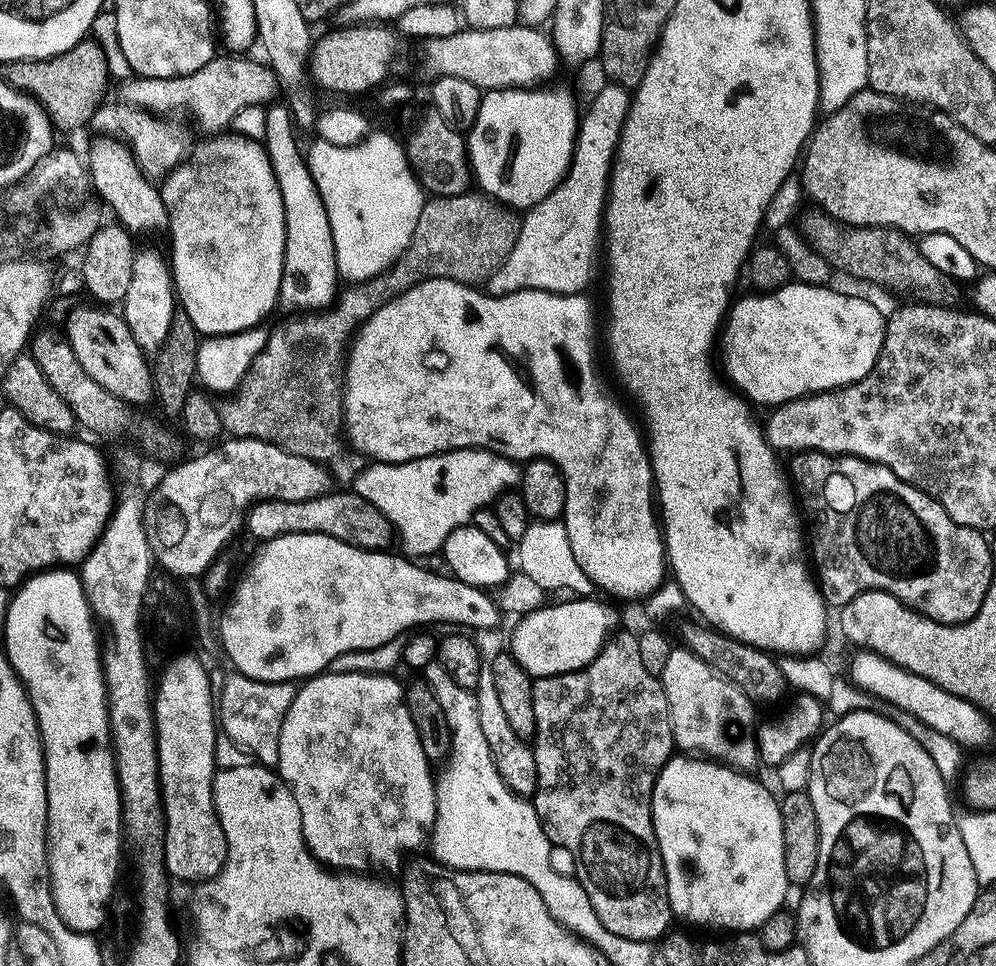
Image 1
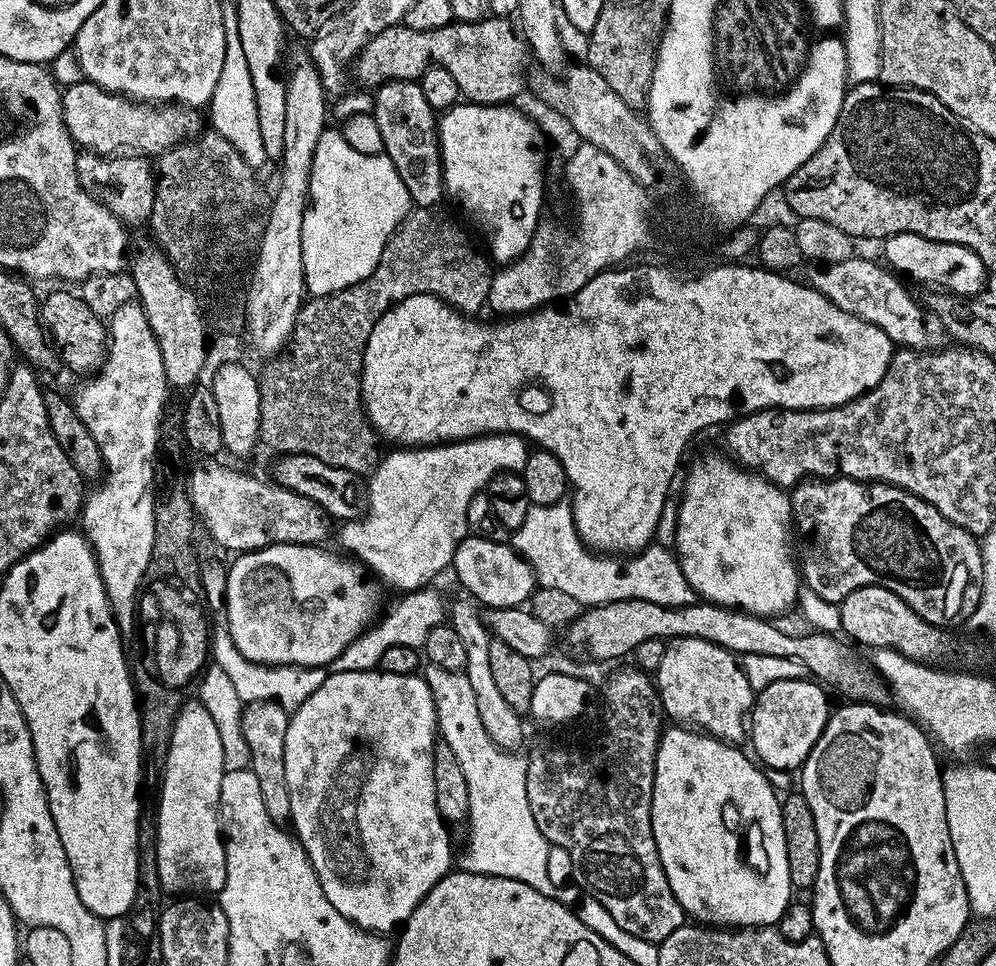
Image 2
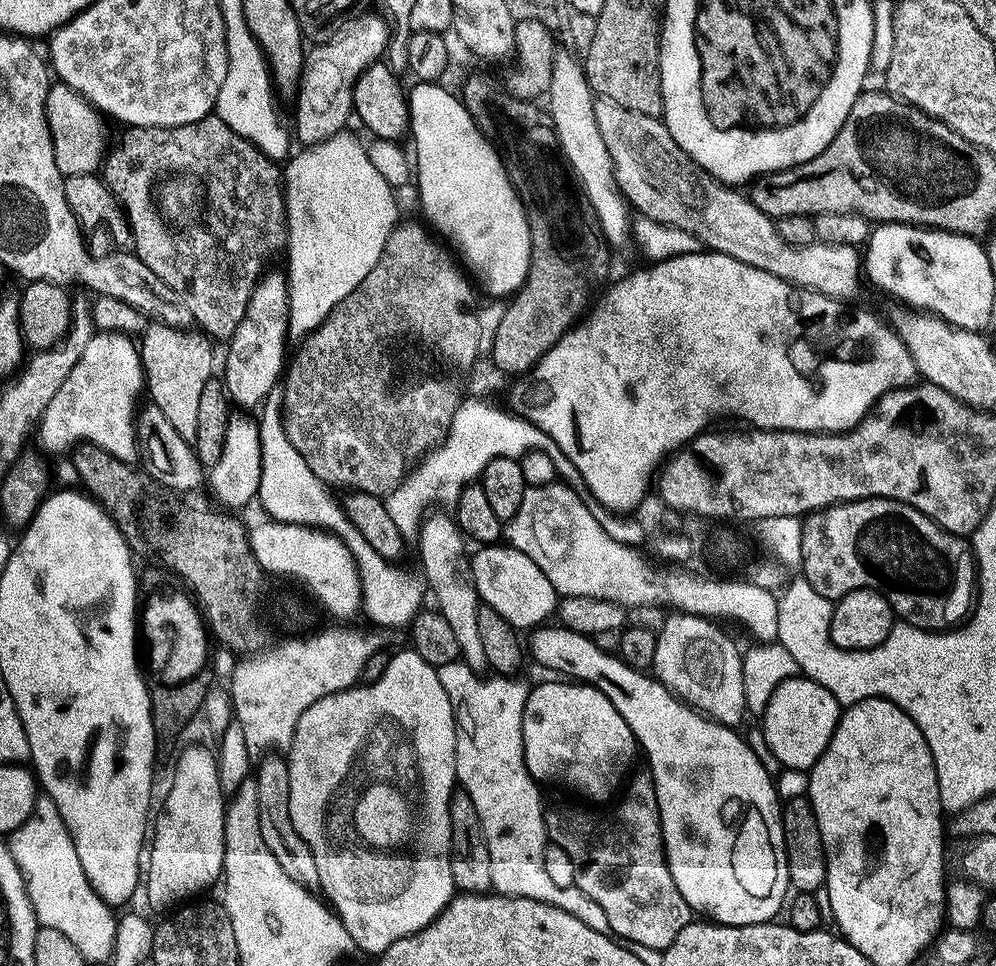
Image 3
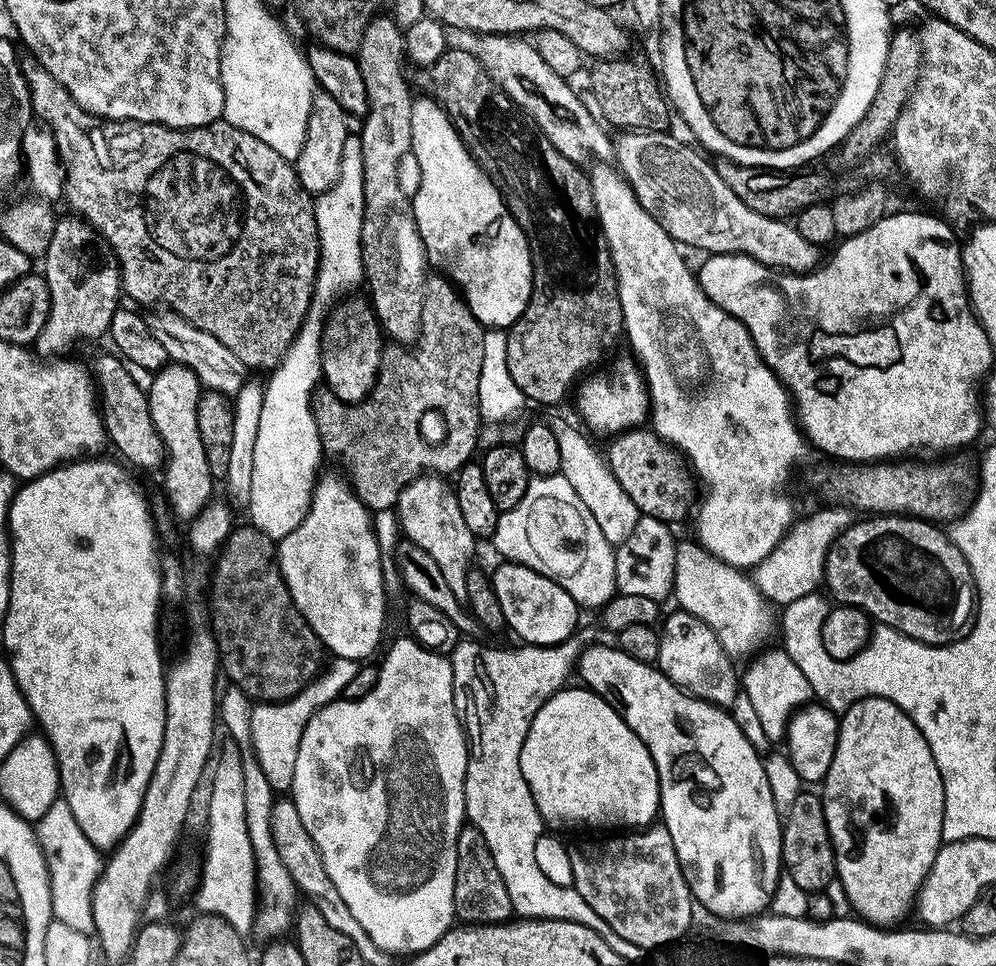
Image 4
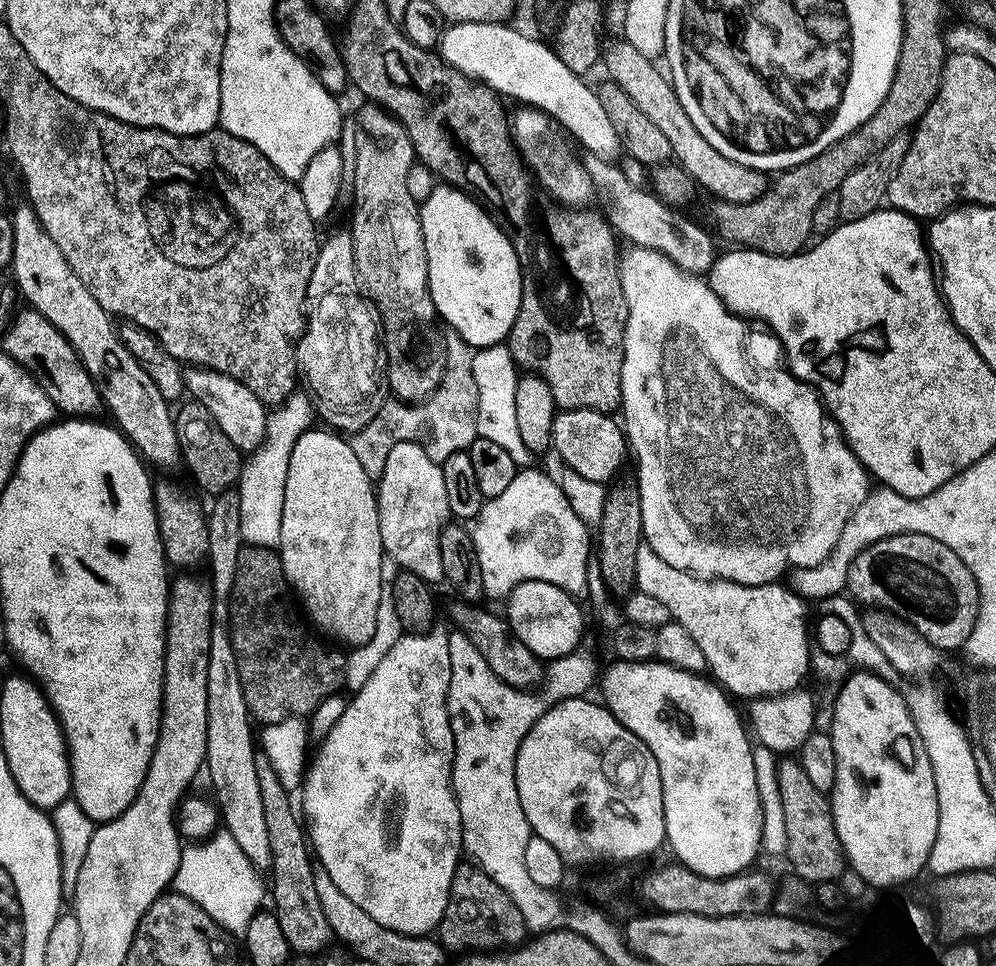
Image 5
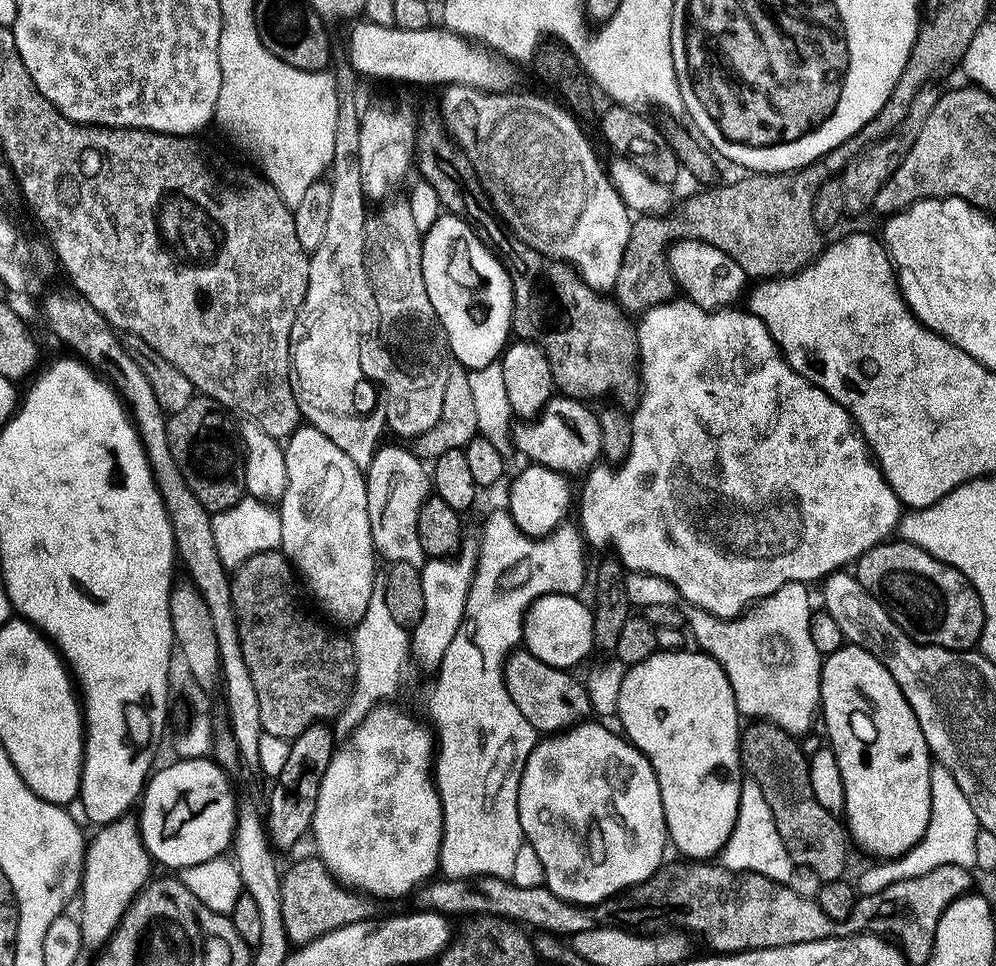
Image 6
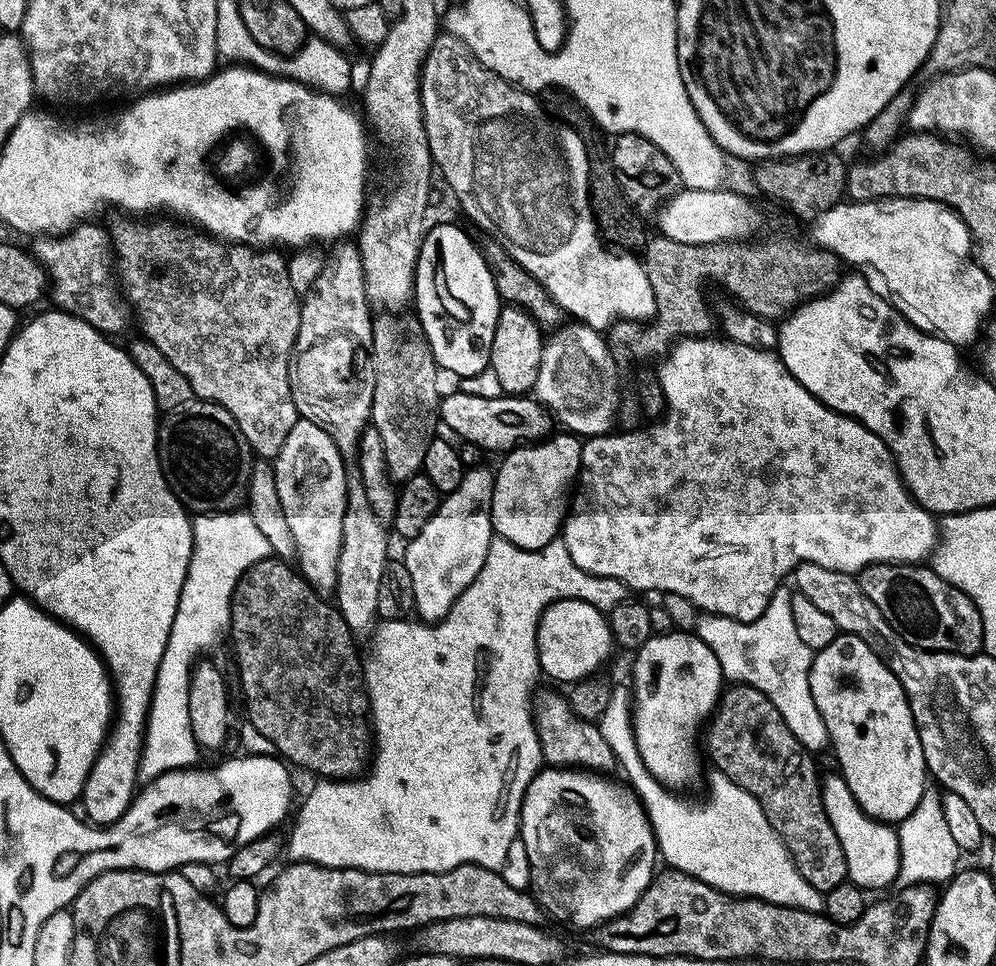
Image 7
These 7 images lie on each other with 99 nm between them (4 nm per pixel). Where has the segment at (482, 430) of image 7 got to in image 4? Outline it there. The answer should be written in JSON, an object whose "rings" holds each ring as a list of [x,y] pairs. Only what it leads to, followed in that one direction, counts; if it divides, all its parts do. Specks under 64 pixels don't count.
{"rings":[[[640,430],[617,435],[608,456],[606,452],[606,463],[622,490],[634,498],[643,515],[675,522],[680,516],[680,479],[684,476],[684,468],[686,472],[686,464],[679,451],[673,450],[659,438],[651,439],[644,440]]]}

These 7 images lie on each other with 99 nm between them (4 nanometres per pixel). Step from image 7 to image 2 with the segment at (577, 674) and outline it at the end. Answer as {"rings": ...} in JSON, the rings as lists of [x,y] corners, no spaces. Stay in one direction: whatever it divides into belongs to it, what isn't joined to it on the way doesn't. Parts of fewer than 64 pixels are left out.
{"rings":[[[469,535],[467,540],[460,543],[452,559],[452,568],[464,587],[461,589],[473,596],[485,609],[523,608],[535,596],[538,587],[534,569],[515,547],[483,540],[480,536]]]}

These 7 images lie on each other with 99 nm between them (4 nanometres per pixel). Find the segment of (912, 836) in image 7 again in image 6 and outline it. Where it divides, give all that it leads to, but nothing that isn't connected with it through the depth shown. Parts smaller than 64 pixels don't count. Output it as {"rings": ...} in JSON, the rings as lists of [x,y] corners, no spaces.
{"rings":[[[939,766],[932,769],[932,817],[926,830],[926,838],[914,850],[899,860],[881,863],[873,872],[864,872],[858,879],[860,896],[882,894],[890,886],[898,882],[906,882],[910,878],[922,878],[922,874],[930,874],[930,870],[938,870],[938,866],[958,866],[971,869],[976,863],[976,844],[980,840],[980,823],[974,814],[974,806],[966,798],[962,786],[950,774],[950,770]]]}

